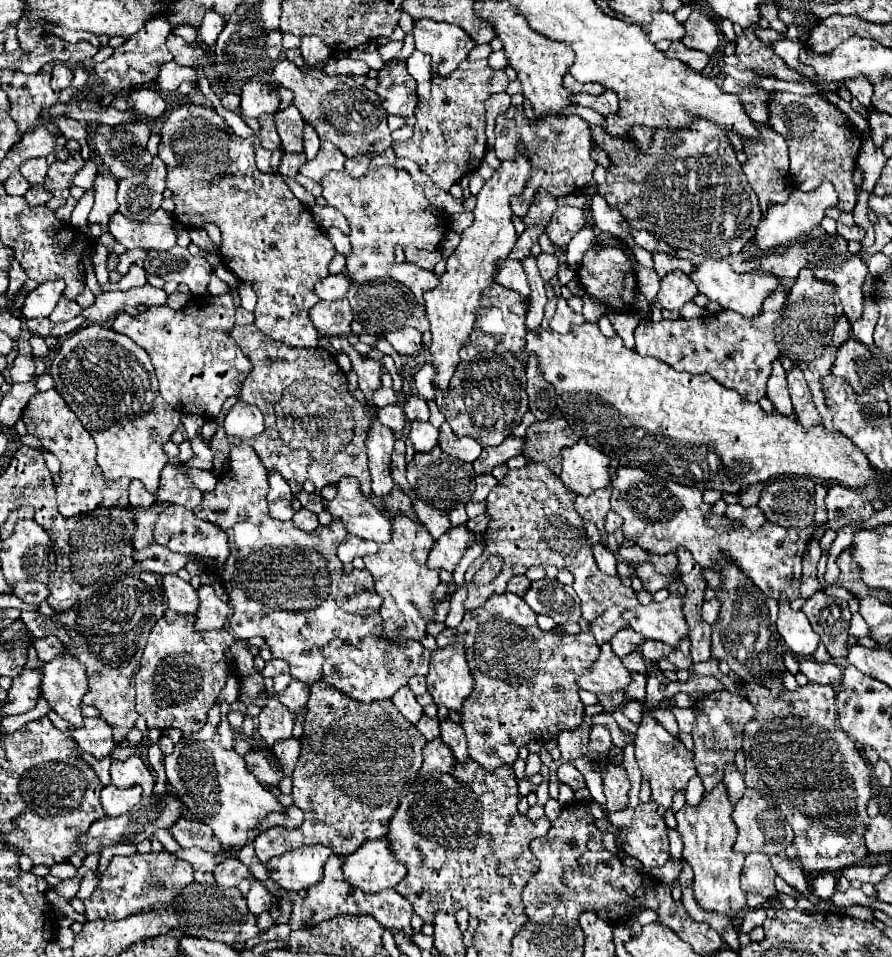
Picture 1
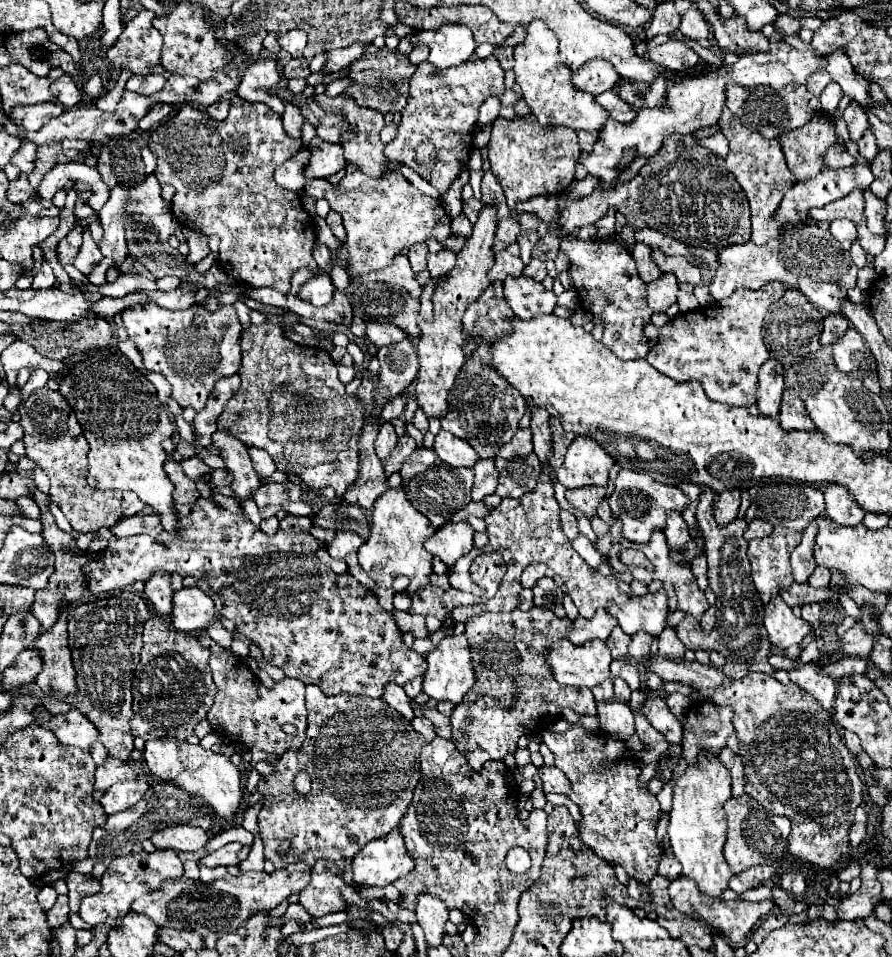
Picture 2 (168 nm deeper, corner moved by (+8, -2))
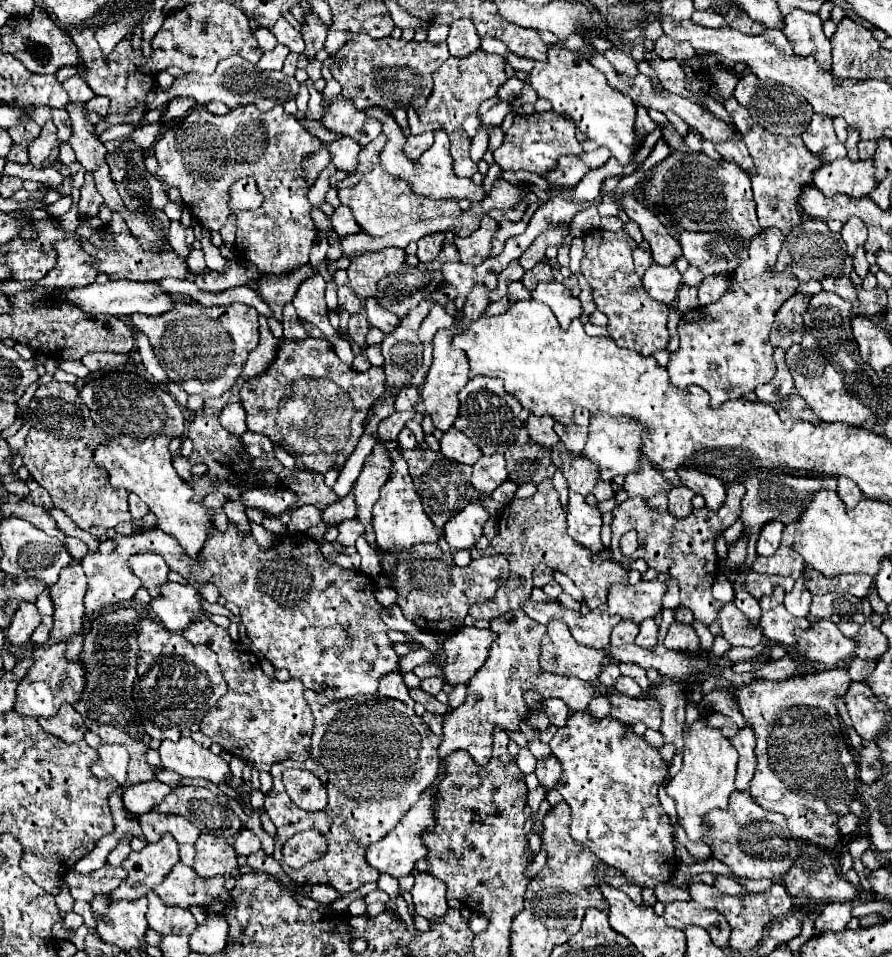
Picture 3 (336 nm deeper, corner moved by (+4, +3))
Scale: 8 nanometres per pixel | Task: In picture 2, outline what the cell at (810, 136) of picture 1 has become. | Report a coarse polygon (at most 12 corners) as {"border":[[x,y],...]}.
{"border":[[814,111],[778,143],[794,179],[826,169],[838,143],[834,119]]}

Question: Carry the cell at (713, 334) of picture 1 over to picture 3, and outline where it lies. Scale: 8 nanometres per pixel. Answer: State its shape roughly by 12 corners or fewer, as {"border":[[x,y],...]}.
{"border":[[762,230],[718,302],[682,314],[670,384],[736,400],[776,372],[768,334],[796,294]]}

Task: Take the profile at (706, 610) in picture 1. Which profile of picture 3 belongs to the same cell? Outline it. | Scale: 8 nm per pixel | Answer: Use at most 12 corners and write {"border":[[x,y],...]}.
{"border":[[734,604],[718,622],[730,646],[758,646],[762,628]]}

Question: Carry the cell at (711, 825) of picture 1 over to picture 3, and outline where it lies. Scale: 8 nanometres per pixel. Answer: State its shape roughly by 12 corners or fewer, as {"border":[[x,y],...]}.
{"border":[[698,718],[666,792],[688,838],[728,804],[738,752]]}

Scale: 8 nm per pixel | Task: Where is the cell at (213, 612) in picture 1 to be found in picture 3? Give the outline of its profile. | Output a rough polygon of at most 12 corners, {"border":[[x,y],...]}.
{"border":[[166,582],[150,606],[170,632],[204,614],[190,584]]}

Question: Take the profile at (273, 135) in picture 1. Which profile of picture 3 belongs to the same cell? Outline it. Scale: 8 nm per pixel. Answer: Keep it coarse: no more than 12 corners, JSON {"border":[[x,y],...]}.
{"border":[[282,106],[194,108],[154,144],[156,176],[208,230],[228,188],[240,256],[308,264],[318,230],[302,162],[322,142]]}

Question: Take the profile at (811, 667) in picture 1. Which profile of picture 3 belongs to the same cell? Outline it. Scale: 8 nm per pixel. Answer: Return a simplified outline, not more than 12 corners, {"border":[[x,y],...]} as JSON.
{"border":[[854,658],[848,672],[852,680],[862,682],[872,674],[876,660]]}

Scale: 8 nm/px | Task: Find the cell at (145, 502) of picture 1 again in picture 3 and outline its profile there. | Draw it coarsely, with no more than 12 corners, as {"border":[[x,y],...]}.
{"border":[[130,494],[130,512],[134,520],[148,514],[146,506],[138,496]]}

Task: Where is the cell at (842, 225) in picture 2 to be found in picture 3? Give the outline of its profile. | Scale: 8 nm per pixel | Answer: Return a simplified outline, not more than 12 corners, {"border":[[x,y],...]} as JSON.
{"border":[[850,218],[842,228],[842,238],[852,256],[868,238],[866,224]]}

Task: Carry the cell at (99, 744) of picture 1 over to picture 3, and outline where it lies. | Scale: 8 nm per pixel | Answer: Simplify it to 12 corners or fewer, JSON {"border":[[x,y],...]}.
{"border":[[62,704],[52,718],[38,718],[48,734],[80,742],[86,732],[82,716]]}

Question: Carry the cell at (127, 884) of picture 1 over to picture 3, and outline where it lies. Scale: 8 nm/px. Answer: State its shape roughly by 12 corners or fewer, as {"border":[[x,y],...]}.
{"border":[[164,834],[122,862],[128,878],[110,898],[136,900],[166,878],[178,842]]}

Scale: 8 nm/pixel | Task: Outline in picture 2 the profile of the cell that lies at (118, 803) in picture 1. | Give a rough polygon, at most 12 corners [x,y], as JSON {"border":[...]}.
{"border":[[142,779],[116,783],[102,795],[106,815],[134,807],[148,791]]}

